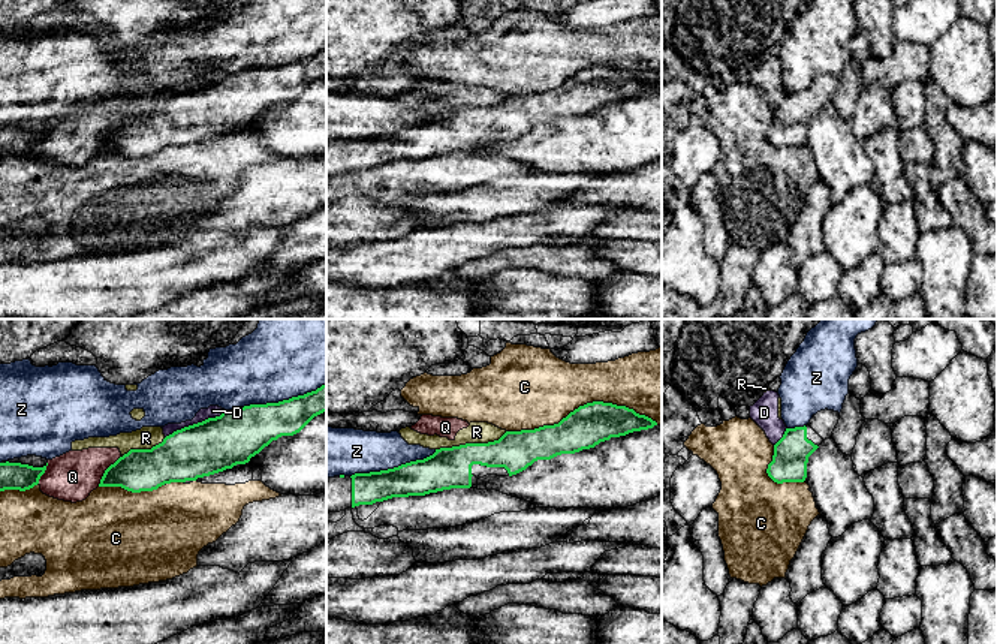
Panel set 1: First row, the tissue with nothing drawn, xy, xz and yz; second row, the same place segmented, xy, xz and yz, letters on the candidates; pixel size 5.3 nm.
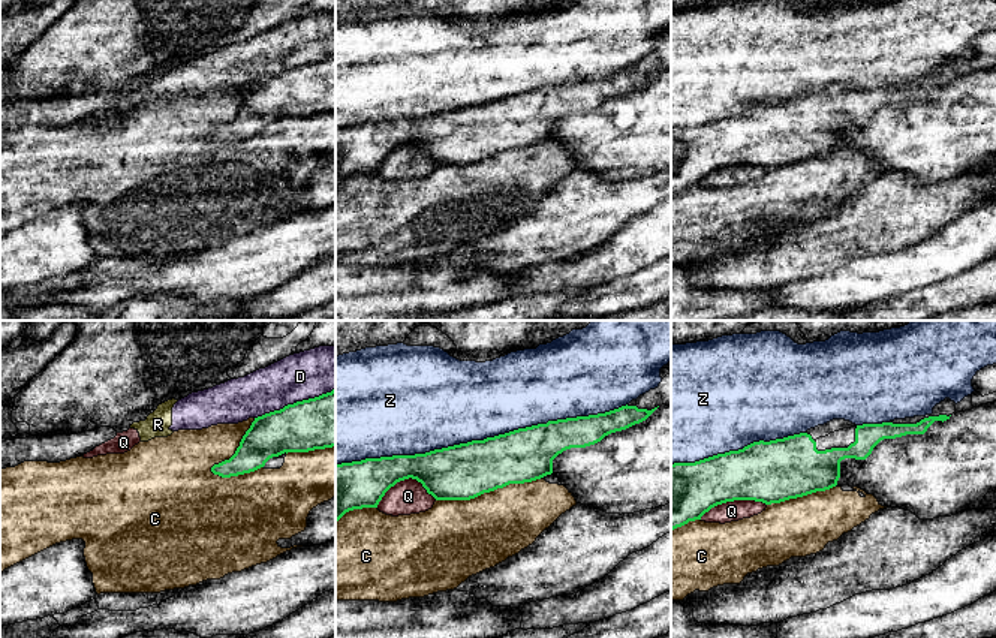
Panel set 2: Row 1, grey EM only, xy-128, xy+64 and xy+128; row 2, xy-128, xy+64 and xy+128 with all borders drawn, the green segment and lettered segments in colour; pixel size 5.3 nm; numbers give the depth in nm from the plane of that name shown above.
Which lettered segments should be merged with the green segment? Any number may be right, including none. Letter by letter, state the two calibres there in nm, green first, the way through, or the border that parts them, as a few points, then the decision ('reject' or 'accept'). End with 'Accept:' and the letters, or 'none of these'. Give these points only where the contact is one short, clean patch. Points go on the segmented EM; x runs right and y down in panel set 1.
C: calibres 220 and 380 nm; reject
D: calibres 280 and 60 nm; reject
Q: calibres 220 and 260 nm; reject
R: calibres 220 and 110 nm; reject
Z: calibres 280 and 420 nm; reject
Accept: none of these

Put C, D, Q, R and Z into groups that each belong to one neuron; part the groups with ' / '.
C / D Q R / Z

